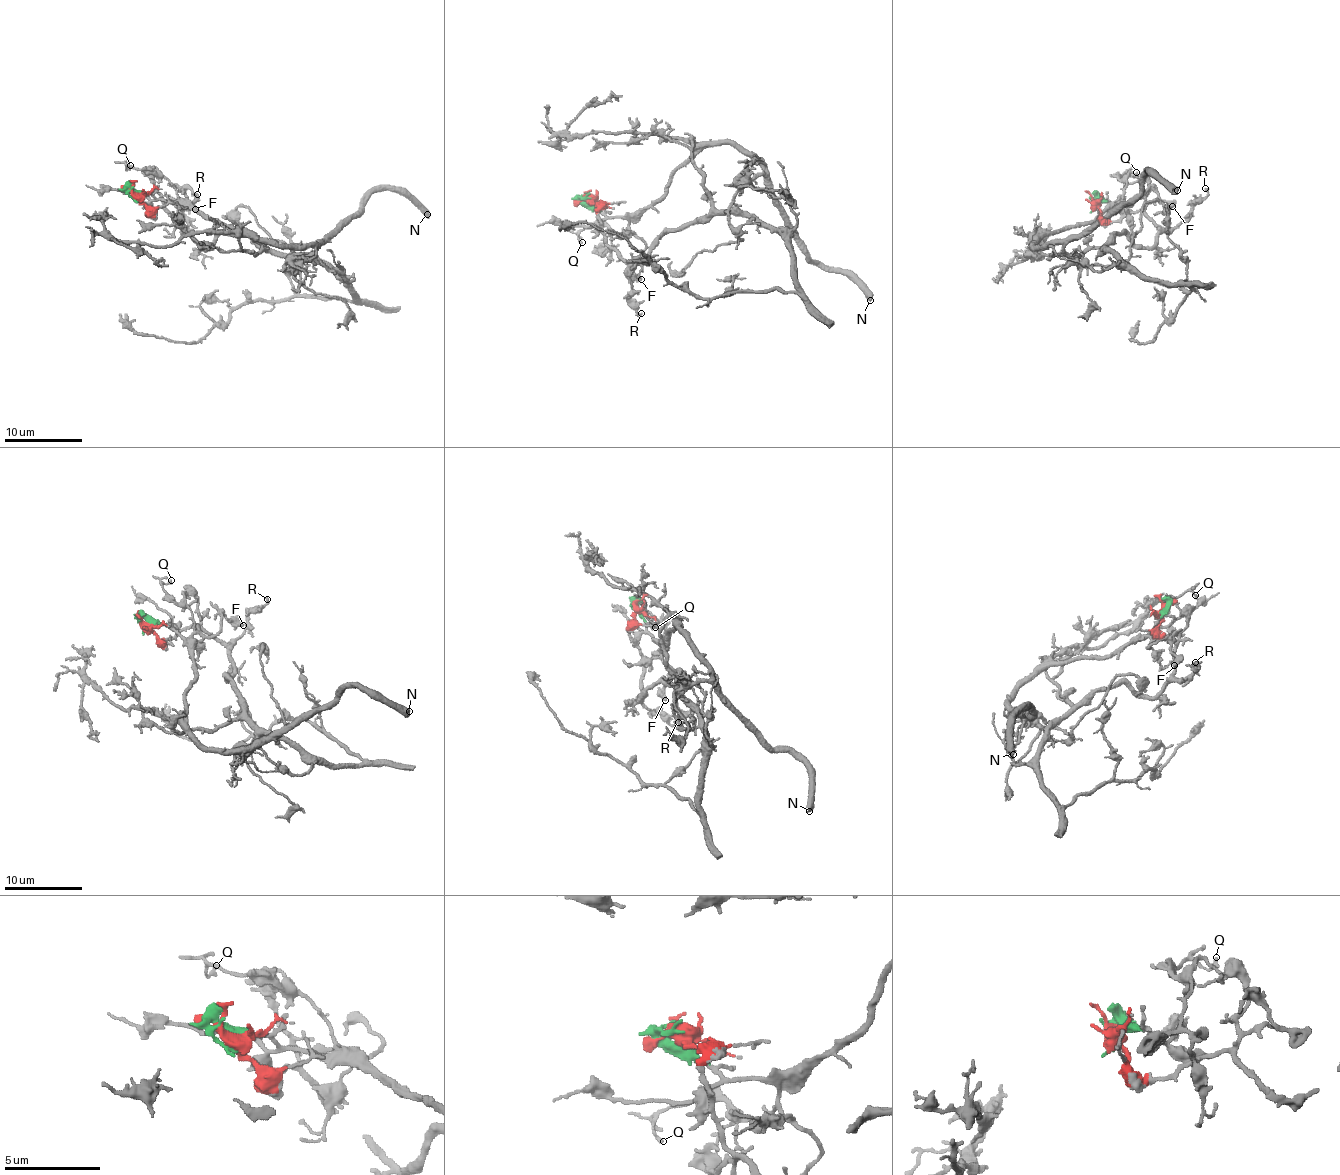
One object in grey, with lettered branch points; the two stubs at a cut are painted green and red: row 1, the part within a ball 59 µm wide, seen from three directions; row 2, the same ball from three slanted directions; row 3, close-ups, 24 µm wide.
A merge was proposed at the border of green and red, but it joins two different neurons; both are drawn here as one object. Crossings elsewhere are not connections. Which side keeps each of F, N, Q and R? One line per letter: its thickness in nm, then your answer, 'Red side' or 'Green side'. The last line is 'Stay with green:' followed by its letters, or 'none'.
F: Thickness 380 nm. Green side
N: Thickness 550 nm. Green side
Q: Thickness 150 nm. Green side
R: Thickness 170 nm. Red side
Stay with green: F, N, Q

